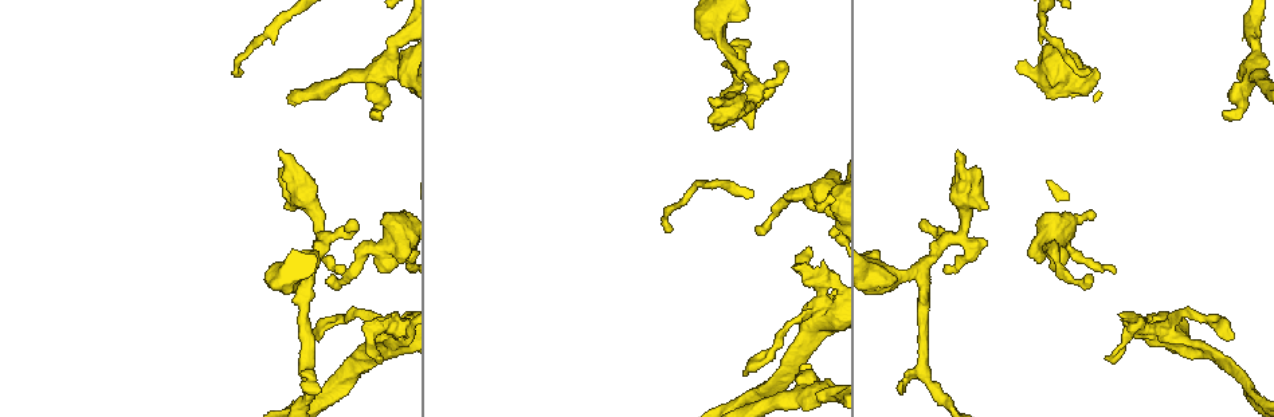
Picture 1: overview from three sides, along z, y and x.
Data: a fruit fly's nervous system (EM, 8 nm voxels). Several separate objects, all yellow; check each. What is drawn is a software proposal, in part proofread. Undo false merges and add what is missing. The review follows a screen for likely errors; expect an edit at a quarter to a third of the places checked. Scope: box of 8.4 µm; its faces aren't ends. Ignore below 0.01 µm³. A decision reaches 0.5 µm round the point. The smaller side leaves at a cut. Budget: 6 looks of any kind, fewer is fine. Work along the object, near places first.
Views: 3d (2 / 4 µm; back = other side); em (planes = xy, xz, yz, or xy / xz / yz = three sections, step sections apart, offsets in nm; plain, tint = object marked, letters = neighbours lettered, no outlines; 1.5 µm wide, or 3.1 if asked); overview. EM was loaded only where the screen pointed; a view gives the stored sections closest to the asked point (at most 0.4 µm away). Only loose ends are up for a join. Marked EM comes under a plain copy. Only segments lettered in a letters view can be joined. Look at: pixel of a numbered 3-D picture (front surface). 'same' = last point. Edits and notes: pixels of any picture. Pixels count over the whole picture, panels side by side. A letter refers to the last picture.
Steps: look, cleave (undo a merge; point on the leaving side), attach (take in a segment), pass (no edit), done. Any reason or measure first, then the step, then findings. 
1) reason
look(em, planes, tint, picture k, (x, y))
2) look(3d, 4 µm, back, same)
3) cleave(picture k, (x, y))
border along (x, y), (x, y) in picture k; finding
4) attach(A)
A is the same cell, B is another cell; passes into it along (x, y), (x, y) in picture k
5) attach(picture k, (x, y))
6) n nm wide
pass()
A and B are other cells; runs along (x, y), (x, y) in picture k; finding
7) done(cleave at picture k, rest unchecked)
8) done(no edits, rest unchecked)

free end
look(em, xy, step 4, letters, picture 1, (332, 279))

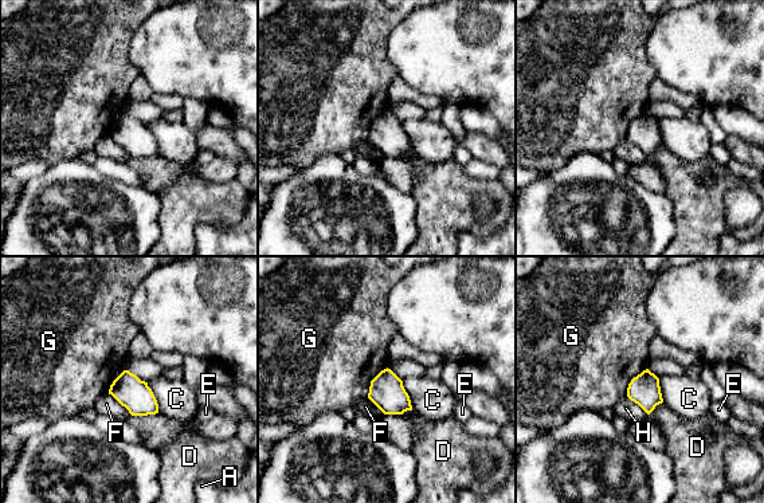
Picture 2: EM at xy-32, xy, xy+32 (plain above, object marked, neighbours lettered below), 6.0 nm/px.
pass()
A, C, D, E, F, G and H are other cells; border along (387, 368), (371, 381), (367, 396) in picture 2; no lettered segment goes on from it

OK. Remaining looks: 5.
tapers out
look(em, planes, letters, picture 1, (319, 339))

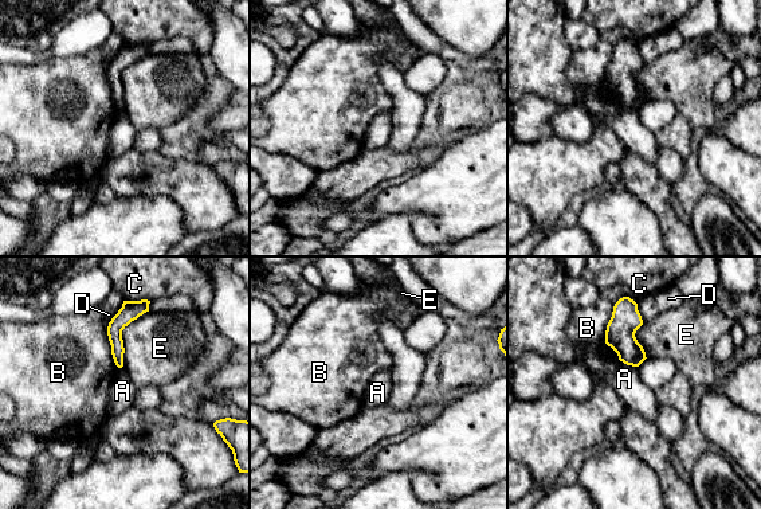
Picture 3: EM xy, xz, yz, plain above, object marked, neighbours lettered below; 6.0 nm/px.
80 nm wide
pass()
A, B, C, D and E are other cells; runs along (144, 302), (117, 327), (120, 363) in picture 3; none of them fits

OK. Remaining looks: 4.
sudden change in width
look(em, planes, letters, picture 1, (944, 243))

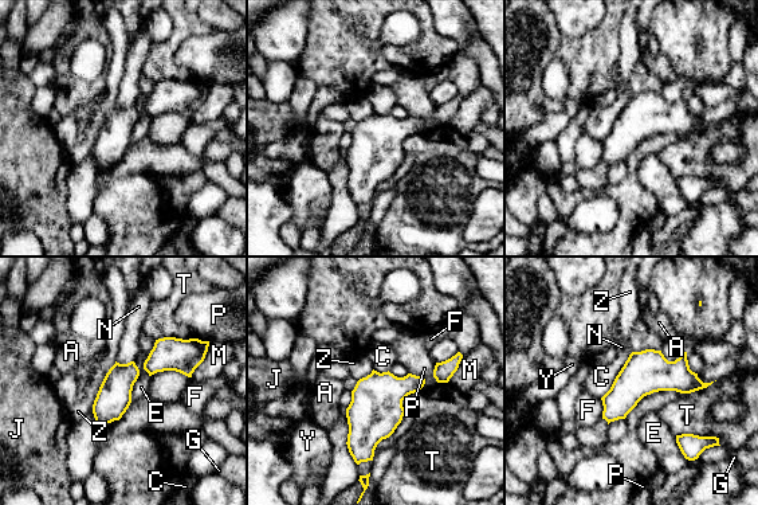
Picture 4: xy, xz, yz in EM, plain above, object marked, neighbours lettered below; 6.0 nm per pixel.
Z touches over 320 nm
pass()
A, C, E, F, G, J, M, N, P, T, Y and Z are other cells; one neuron here

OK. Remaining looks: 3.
done(no edits, rest unchecked)

